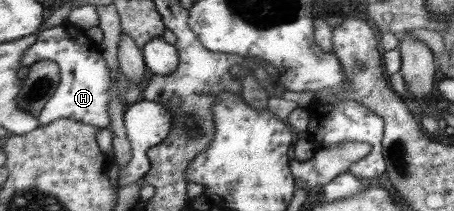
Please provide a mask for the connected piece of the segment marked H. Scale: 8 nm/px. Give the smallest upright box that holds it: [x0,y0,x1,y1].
[22,20,111,129]

